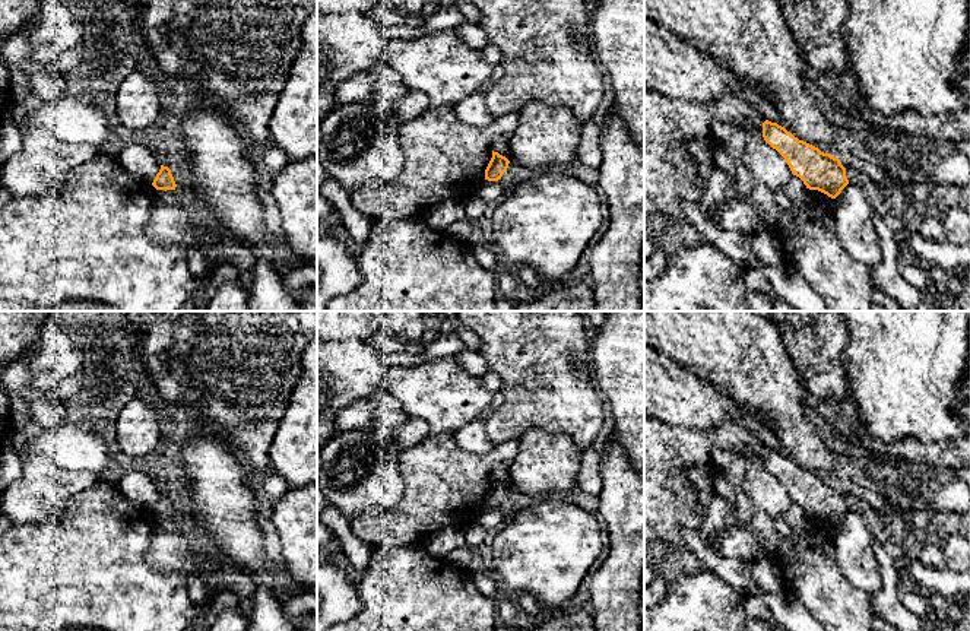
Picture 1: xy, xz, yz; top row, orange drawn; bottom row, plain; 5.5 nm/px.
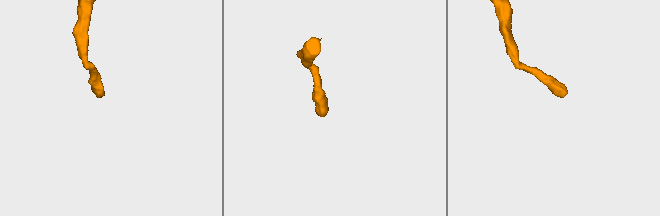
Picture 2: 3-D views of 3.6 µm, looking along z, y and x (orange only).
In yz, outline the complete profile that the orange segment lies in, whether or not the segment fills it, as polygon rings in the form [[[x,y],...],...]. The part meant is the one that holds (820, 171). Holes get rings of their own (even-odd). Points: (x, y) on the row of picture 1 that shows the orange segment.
[[[765,120],[763,123],[763,137],[784,158],[792,174],[799,177],[806,188],[818,190],[836,199],[849,184],[846,168],[839,158],[799,140],[777,123]]]

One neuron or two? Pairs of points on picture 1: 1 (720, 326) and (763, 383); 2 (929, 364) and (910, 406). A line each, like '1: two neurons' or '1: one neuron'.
1: one neuron
2: one neuron

